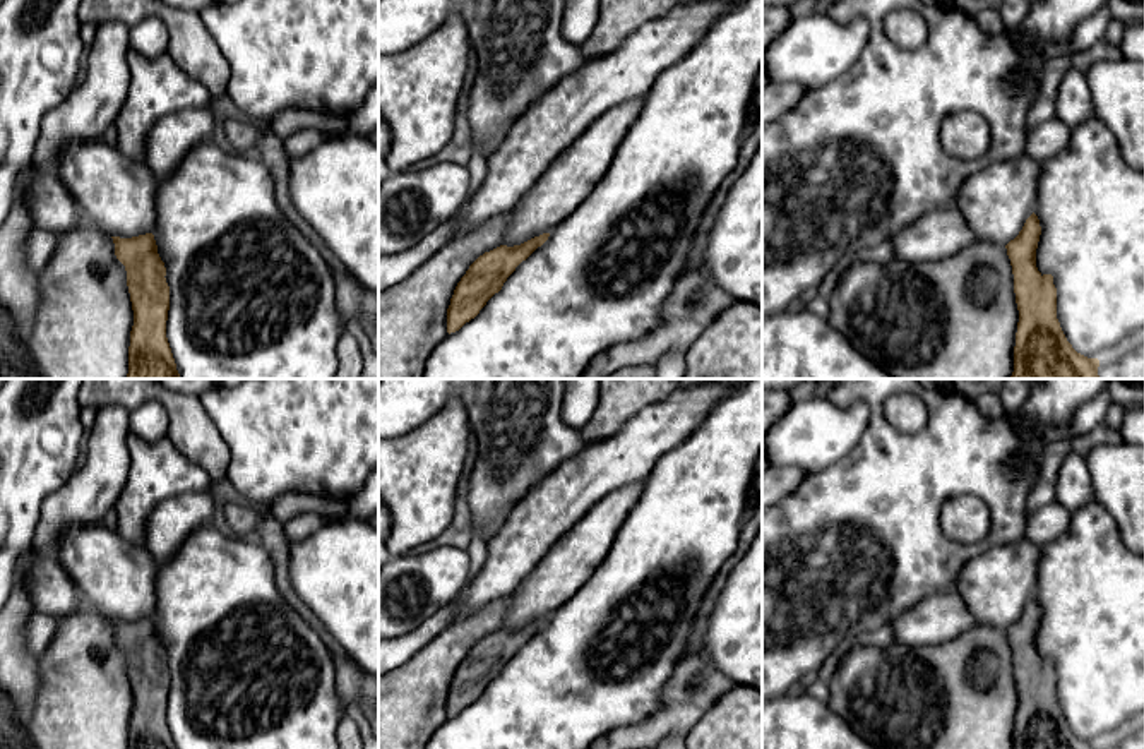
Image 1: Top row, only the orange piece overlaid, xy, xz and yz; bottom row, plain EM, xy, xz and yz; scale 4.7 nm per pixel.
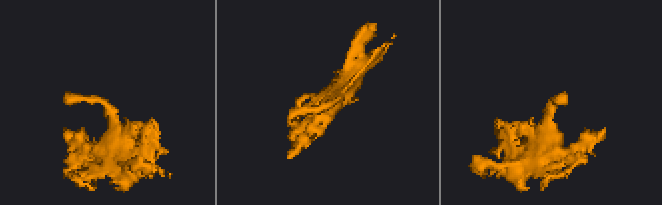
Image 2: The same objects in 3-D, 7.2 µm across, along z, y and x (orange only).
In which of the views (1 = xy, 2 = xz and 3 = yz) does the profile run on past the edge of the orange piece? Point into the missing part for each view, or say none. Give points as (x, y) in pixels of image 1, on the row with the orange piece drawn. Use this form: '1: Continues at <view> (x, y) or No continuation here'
1: No continuation here
2: No continuation here
3: No continuation here

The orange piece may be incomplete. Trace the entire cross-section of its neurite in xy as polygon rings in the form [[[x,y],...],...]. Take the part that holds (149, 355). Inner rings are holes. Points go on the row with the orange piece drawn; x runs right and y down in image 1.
[[[154,235],[111,238],[115,255],[127,271],[127,286],[134,310],[128,374],[125,379],[180,379],[166,338],[170,286]]]

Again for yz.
[[[1033,213],[1019,235],[1005,249],[1014,274],[1014,293],[1019,322],[1014,346],[1014,372],[1010,379],[1099,379],[1098,358],[1077,353],[1067,341],[1057,319],[1057,288],[1052,274],[1041,274],[1036,267],[1036,249],[1041,235],[1038,216]]]

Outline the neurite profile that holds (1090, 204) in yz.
[[[1096,117],[1072,127],[1067,147],[1043,165],[1038,183],[1034,214],[1040,219],[1041,235],[1036,249],[1036,267],[1043,274],[1053,276],[1057,288],[1057,319],[1072,348],[1087,358],[1103,358],[1125,348],[1127,339],[1144,327],[1144,170],[1129,166],[1120,153],[1115,135],[1105,122]]]

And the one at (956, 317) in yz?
[[[973,242],[935,262],[856,261],[827,297],[827,324],[894,379],[1010,379],[1019,310],[1005,245]]]

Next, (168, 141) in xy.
[[[214,101],[204,108],[190,108],[163,117],[146,135],[144,163],[161,182],[170,178],[185,154],[204,141],[212,141],[216,117]]]

